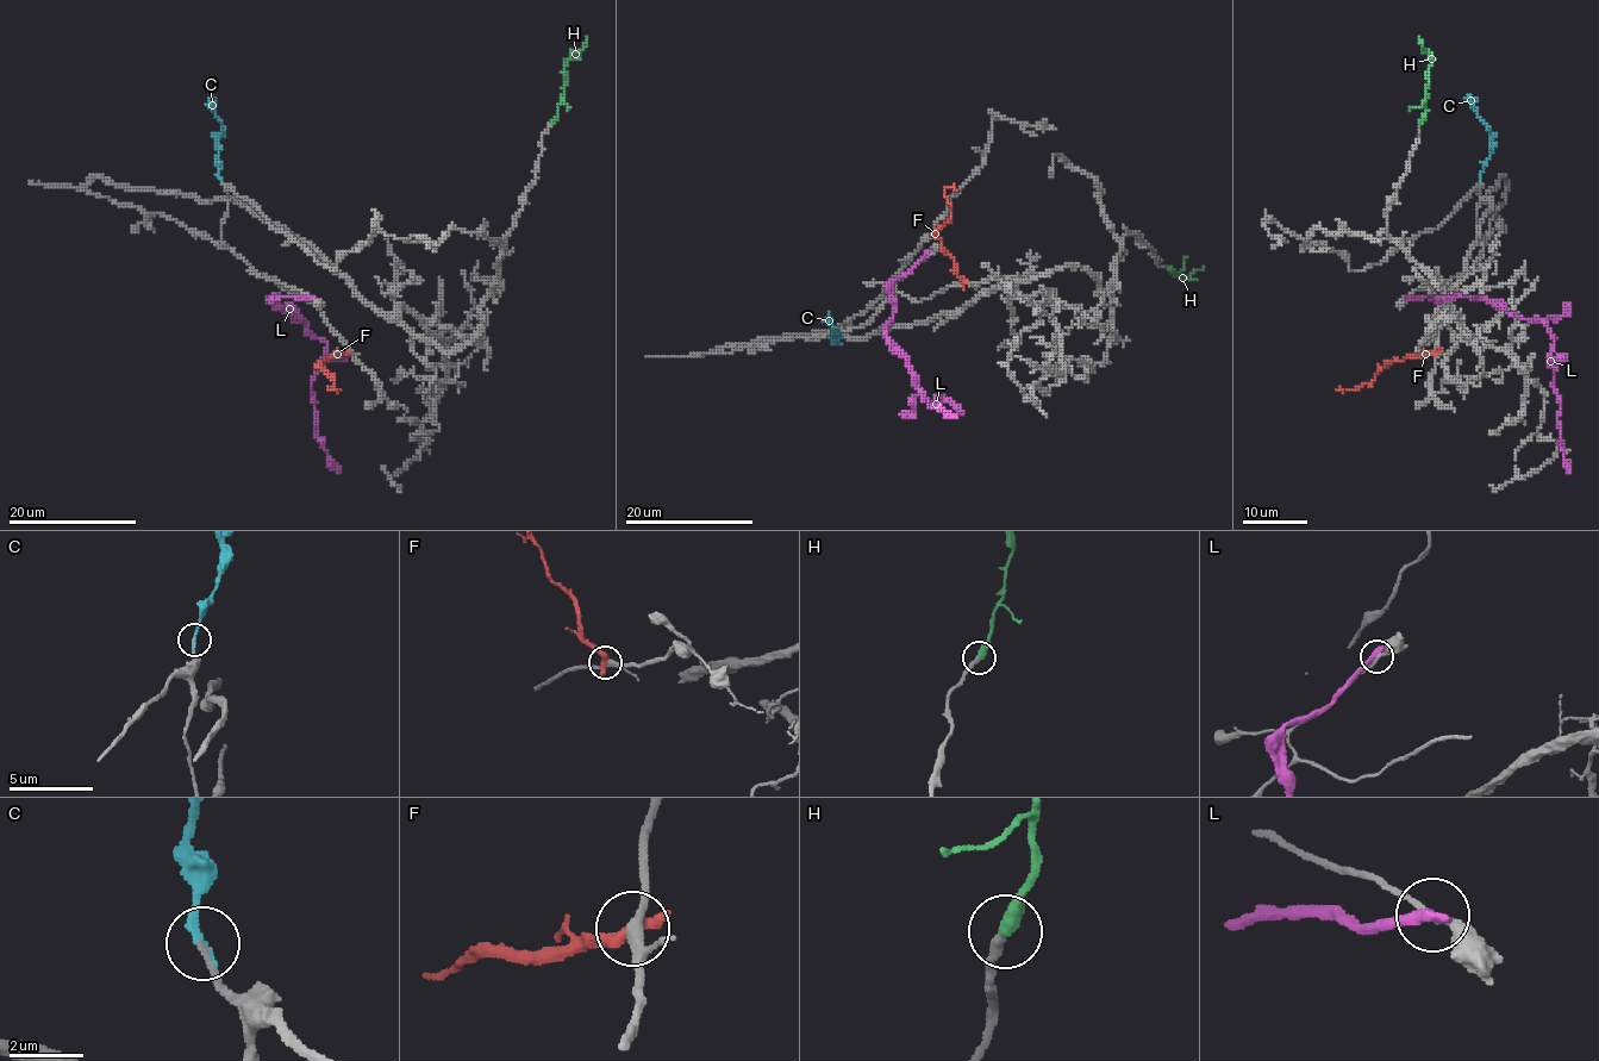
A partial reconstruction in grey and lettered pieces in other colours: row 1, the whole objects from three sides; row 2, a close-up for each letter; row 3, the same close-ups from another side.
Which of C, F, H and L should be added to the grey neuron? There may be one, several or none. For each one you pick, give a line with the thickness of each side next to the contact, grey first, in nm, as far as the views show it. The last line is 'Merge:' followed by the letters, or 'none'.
C: calibres 150 and 200 nm
H: calibres 260 and 420 nm
Merge: C, H

